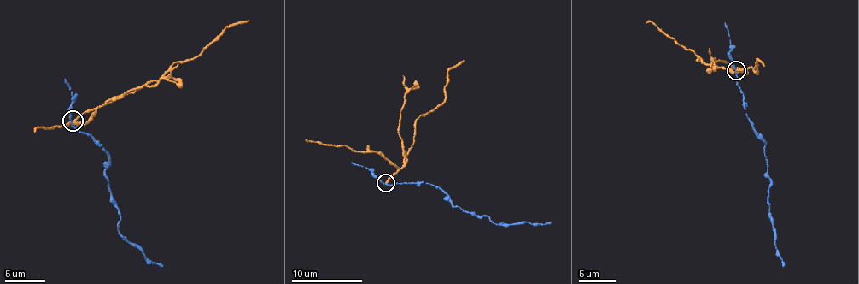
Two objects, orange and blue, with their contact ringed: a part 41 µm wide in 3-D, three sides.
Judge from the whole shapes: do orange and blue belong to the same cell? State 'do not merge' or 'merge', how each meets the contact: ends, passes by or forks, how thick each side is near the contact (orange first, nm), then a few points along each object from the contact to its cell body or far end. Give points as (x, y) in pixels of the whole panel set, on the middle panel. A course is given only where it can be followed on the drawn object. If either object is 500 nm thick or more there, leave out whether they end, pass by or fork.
do not merge; orange ends there; blue passes by; 200 nm thick on the orange side, 140 nm on the other; orange runs (386, 183), (406, 165), (419, 117), (443, 103), (448, 69), (464, 60); blue runs (384, 183), (423, 182), (440, 188), (451, 204), (472, 215), (489, 217), (496, 225), (552, 221)

